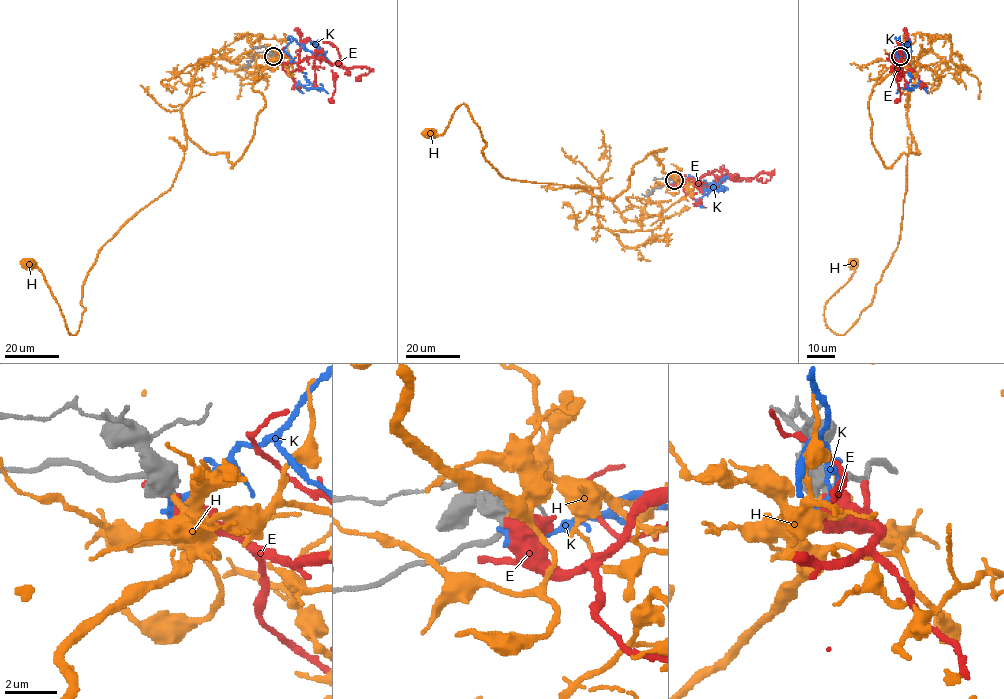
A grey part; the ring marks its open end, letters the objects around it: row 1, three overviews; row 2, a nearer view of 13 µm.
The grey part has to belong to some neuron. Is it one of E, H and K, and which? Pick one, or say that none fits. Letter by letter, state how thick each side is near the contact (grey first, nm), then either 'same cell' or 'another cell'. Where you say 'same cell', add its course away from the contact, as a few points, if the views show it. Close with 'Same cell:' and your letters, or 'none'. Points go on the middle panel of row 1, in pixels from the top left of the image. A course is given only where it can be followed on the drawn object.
E: 440 nm thick on the grey side, 380 nm on the other; another cell
H: 460 nm thick on the grey side, 220 nm on the other; same cell; it runs (674, 180), (653, 153), (666, 148), (636, 163), (612, 199), (504, 178), (462, 103), (442, 134), (429, 133)
K: 440 nm thick on the grey side, 240 nm on the other; another cell
Same cell: H

